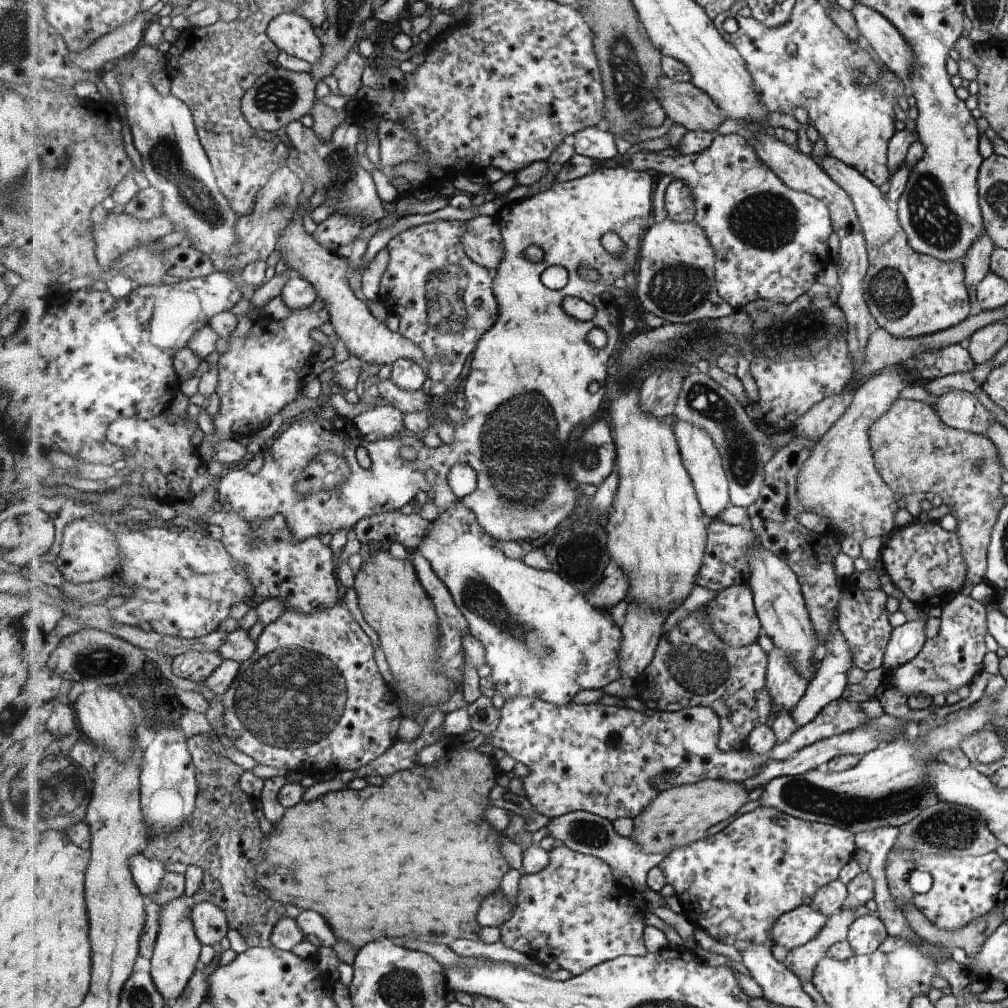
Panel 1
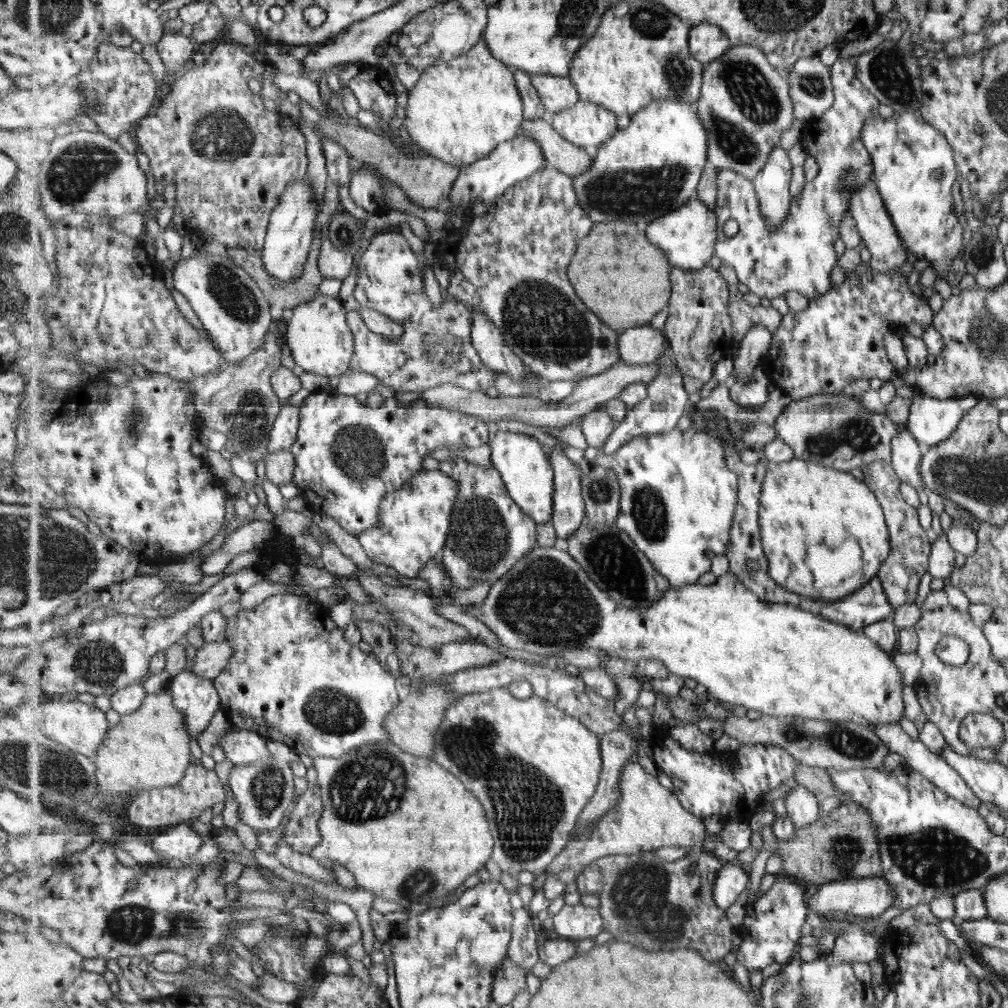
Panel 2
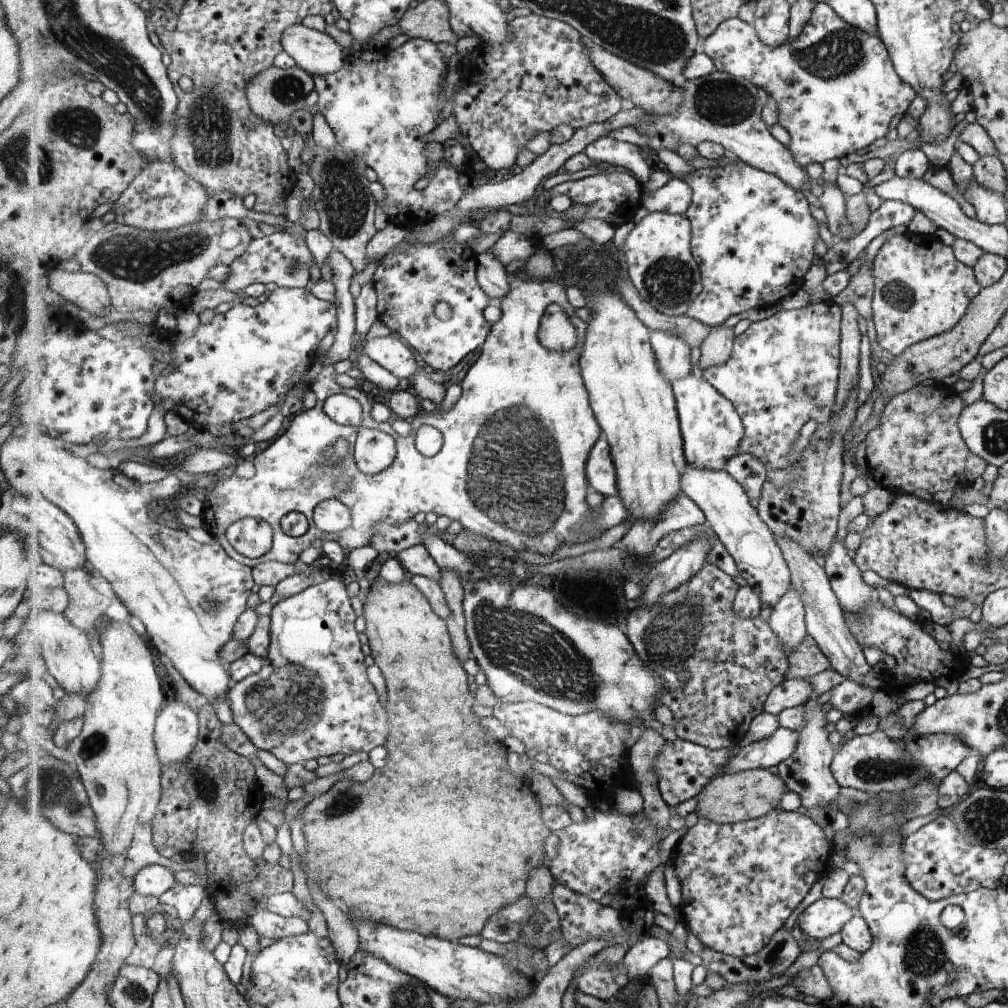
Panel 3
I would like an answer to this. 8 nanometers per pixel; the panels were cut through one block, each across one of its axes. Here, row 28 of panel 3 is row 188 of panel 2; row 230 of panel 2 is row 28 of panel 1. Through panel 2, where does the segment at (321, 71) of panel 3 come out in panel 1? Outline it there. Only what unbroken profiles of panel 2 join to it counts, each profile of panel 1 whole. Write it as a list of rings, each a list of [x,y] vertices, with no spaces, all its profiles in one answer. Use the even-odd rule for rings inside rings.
[[[293,11],[282,12],[269,22],[267,31],[273,42],[280,46],[281,51],[287,51],[294,57],[315,64],[323,56],[323,37],[315,34],[314,24],[302,14],[295,14]]]

